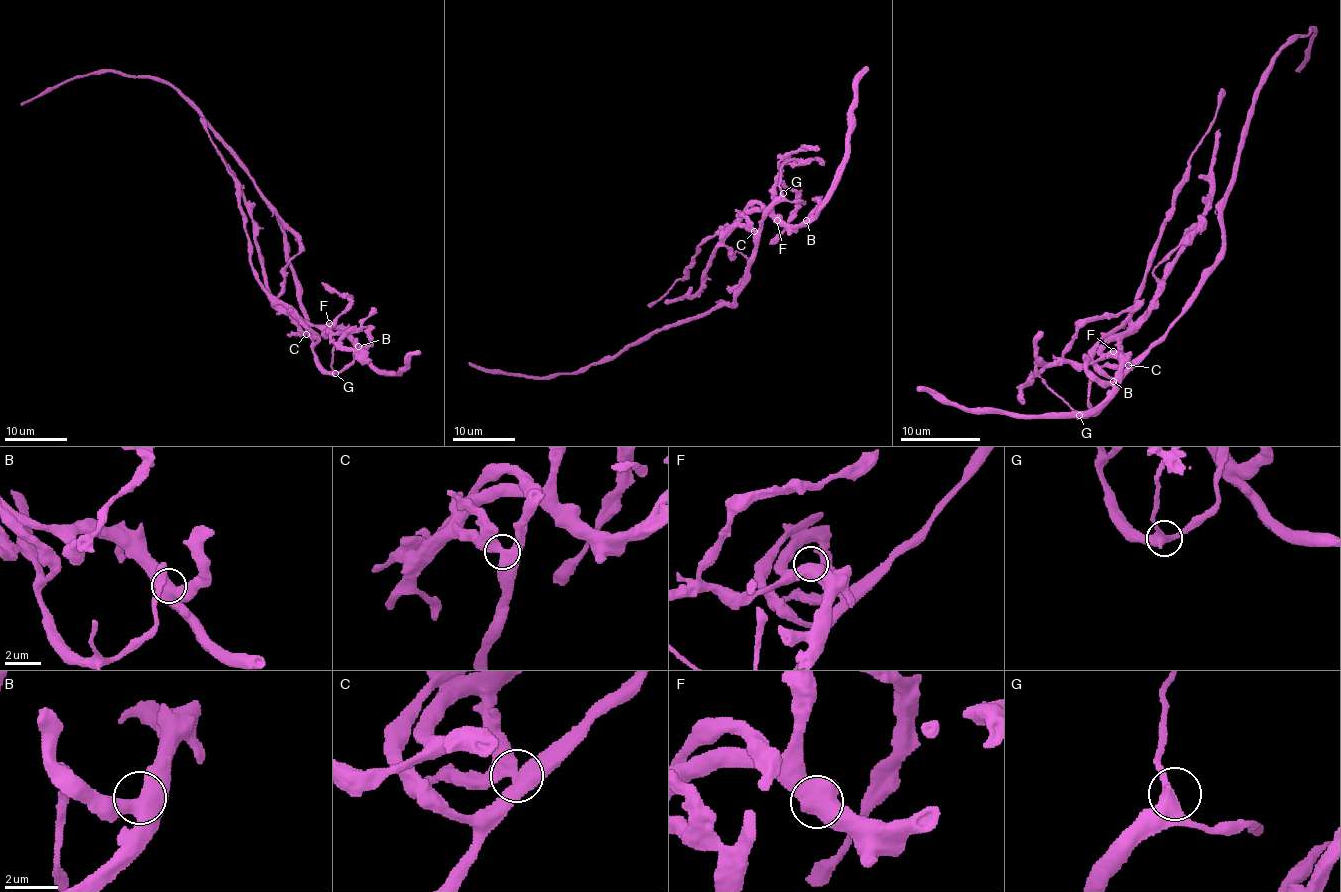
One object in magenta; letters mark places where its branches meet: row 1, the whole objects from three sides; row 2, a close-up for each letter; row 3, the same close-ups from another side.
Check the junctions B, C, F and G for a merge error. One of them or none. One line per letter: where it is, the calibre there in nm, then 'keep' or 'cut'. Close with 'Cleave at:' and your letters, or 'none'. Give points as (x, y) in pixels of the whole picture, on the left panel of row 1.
B: (358, 346) | 480 nm | keep
C: (306, 334) | 480 nm | cut
F: (329, 323) | 460 nm | keep
G: (335, 373) | 360 nm | keep
Cleave at: C

